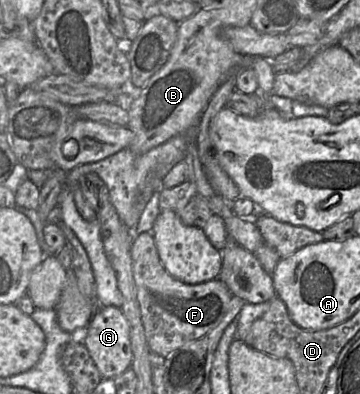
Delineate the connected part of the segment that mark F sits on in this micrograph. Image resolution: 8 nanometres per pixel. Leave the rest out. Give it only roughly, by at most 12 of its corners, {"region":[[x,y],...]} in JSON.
{"region":[[151,232],[131,257],[145,337],[166,358],[220,324],[220,279],[190,285]]}

